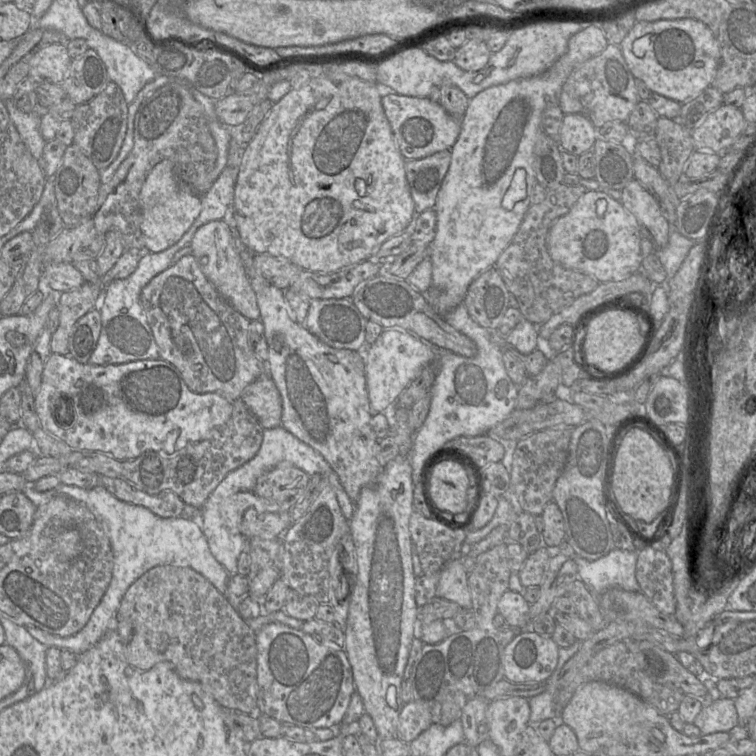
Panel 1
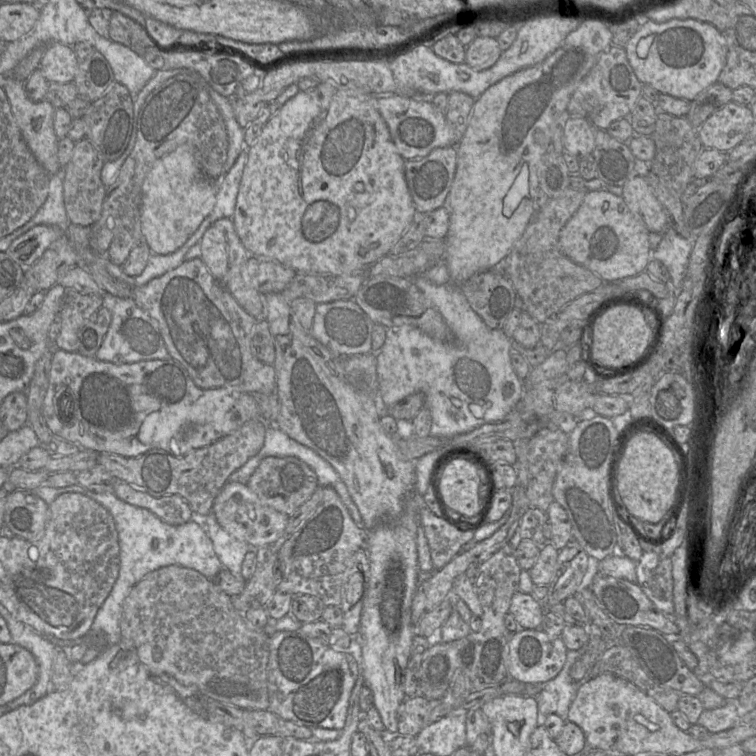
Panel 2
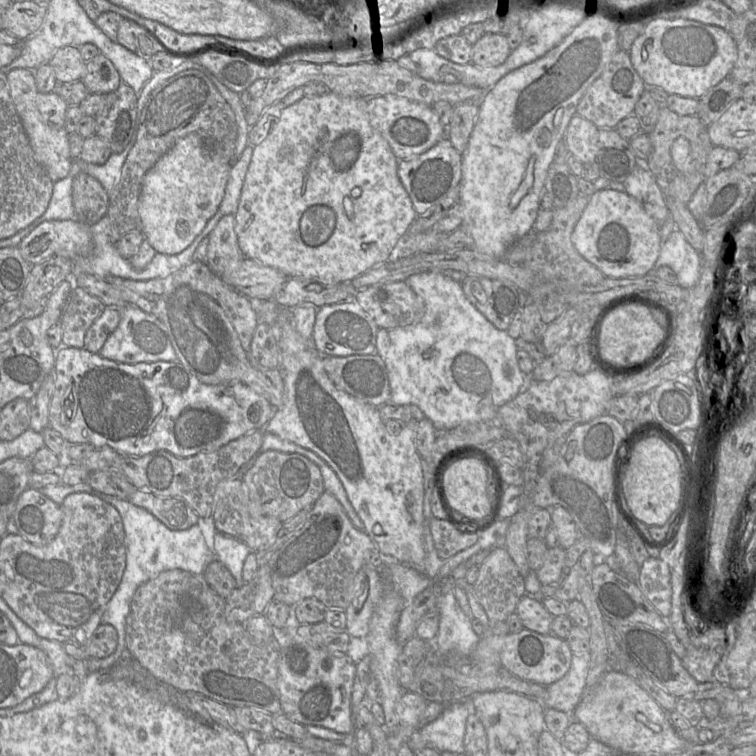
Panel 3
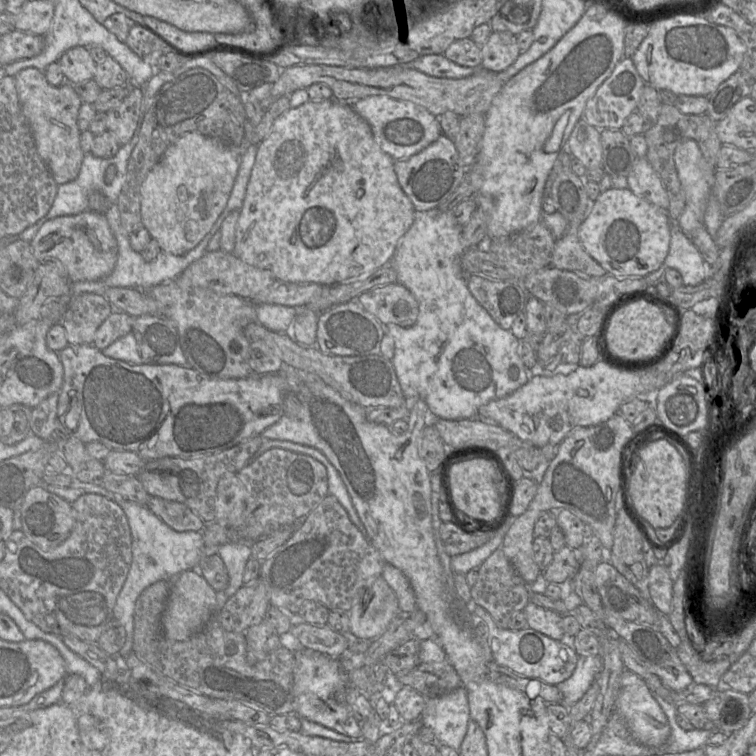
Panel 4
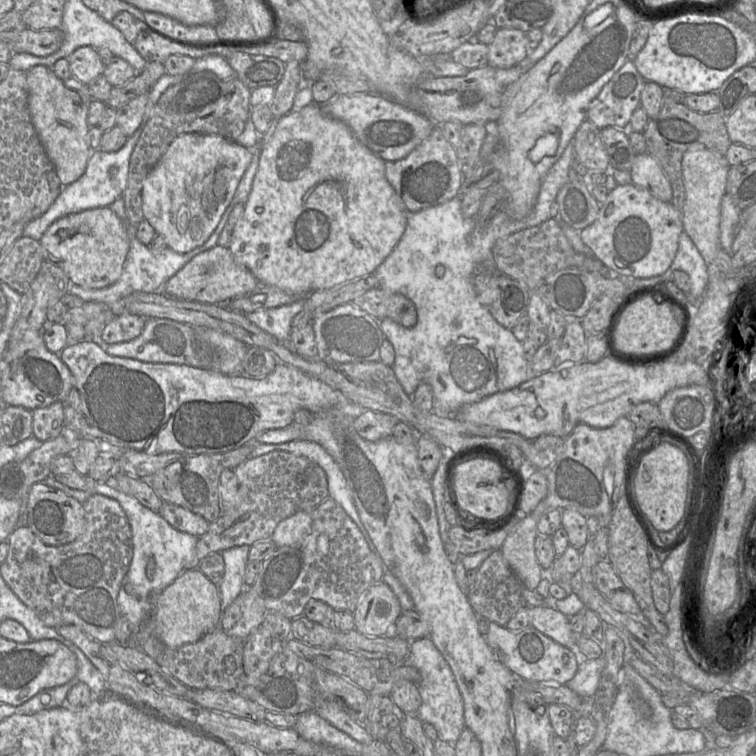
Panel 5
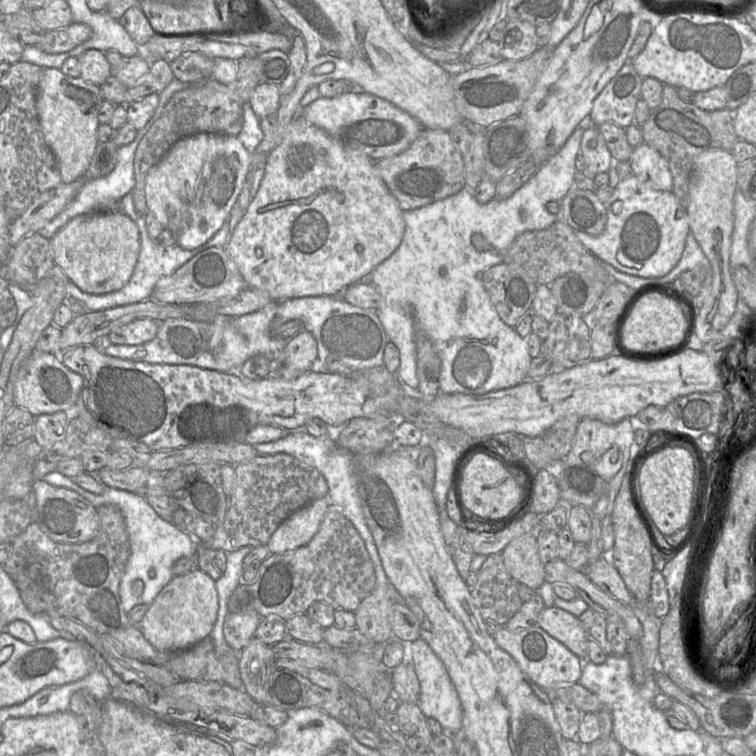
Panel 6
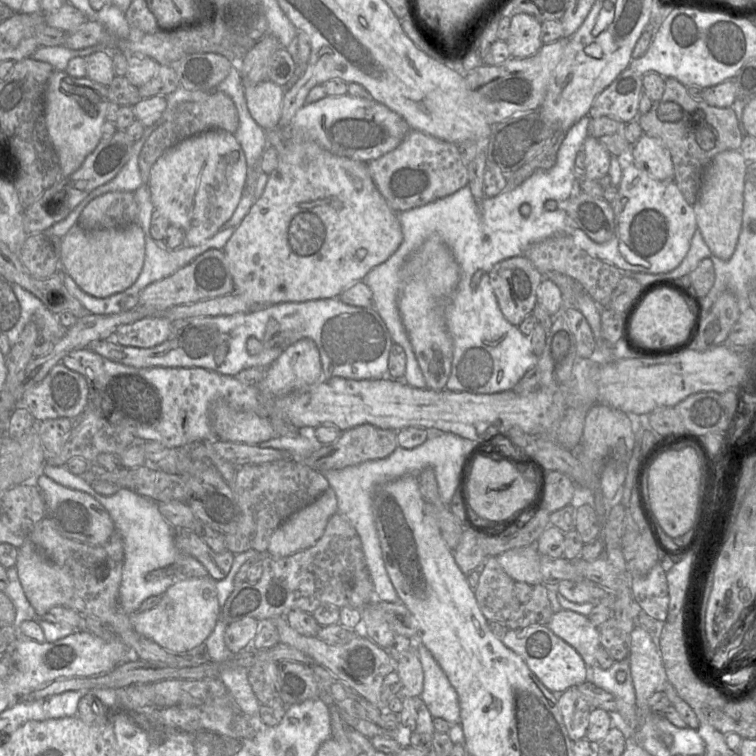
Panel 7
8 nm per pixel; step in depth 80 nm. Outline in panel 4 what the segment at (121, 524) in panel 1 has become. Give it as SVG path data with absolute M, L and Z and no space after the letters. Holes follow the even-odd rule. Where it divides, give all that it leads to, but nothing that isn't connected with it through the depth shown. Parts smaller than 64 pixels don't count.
M73 477L70 487L46 484L43 481L39 485L69 503L74 502L83 494L93 493L108 498L123 510L131 532L132 561L125 582L116 599L113 609L113 619L118 620L125 628L125 642L119 650L118 655L126 657L132 652L134 609L137 598L145 588L159 580L173 580L186 570L196 569L206 555L202 533L200 531L175 531L148 509L147 506L127 500L105 489L102 485L81 483L75 477Z

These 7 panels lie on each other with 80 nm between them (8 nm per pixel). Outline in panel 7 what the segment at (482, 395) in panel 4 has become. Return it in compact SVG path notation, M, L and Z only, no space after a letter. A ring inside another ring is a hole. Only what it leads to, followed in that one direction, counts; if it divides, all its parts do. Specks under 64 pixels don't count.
M586 115L577 121L565 134L565 138L557 152L556 162L547 170L537 170L523 183L516 187L508 187L495 197L485 197L480 202L473 197L468 185L455 193L437 199L423 206L399 212L398 220L403 234L399 248L382 264L372 269L364 278L364 282L373 292L373 308L379 313L386 324L393 343L401 346L406 354L406 370L403 381L417 389L426 389L426 381L417 362L412 345L402 323L398 310L398 297L406 283L406 263L432 235L438 235L452 252L459 265L459 282L446 304L446 325L453 341L452 368L445 389L452 392L468 392L471 394L494 394L513 390L523 375L537 363L537 358L531 347L530 340L524 336L518 327L510 324L503 316L496 296L489 281L488 273L493 266L503 260L522 256L533 243L552 237L552 231L565 221L567 212L563 206L579 189L579 181L575 173L575 158L582 150L584 140L588 136L588 125L591 118ZM547 200L558 202L558 208L548 211L544 208ZM520 206L530 206L530 214L524 217L520 214Z

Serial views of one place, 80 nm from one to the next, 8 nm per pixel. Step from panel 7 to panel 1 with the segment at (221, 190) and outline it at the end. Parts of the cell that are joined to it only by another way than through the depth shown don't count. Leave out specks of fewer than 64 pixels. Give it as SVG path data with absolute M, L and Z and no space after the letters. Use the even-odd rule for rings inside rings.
M165 159L147 176L140 193L141 233L145 251L160 253L177 243L202 210L201 196L179 182L173 172L174 164Z

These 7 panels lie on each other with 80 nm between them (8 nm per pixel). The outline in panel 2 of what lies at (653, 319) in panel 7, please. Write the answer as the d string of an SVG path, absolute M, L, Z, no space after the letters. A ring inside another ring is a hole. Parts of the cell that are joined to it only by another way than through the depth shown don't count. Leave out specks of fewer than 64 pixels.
M618 305L598 317L590 326L590 360L598 366L617 370L639 358L652 338L652 325L641 310L634 306Z

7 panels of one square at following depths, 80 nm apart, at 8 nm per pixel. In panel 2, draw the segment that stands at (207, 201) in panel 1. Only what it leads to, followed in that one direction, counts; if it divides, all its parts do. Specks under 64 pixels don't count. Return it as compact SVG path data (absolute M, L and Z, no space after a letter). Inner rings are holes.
M244 149L228 173L217 185L216 203L212 212L203 220L195 233L182 245L186 250L190 245L197 244L206 230L217 220L232 218L236 206L239 186L248 158L247 150Z

